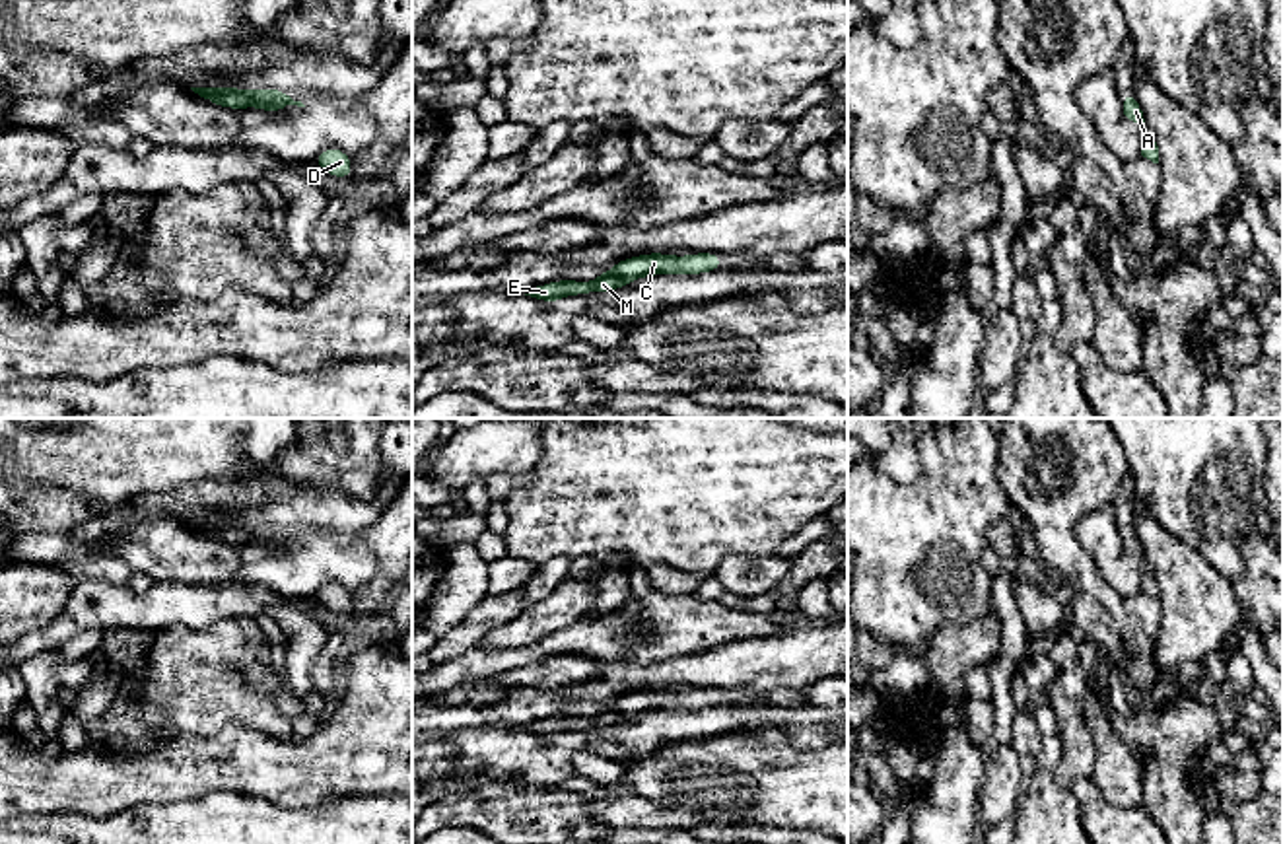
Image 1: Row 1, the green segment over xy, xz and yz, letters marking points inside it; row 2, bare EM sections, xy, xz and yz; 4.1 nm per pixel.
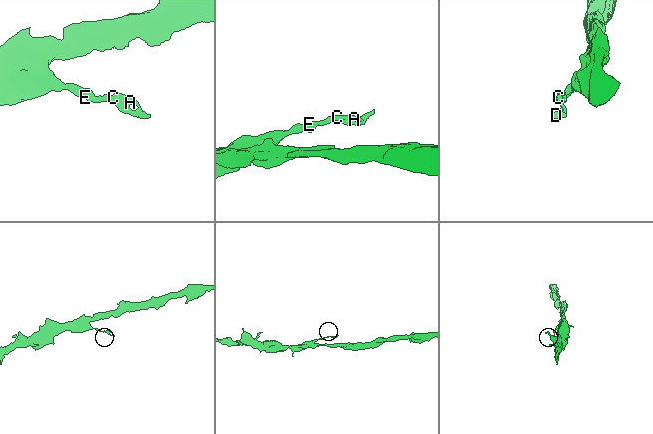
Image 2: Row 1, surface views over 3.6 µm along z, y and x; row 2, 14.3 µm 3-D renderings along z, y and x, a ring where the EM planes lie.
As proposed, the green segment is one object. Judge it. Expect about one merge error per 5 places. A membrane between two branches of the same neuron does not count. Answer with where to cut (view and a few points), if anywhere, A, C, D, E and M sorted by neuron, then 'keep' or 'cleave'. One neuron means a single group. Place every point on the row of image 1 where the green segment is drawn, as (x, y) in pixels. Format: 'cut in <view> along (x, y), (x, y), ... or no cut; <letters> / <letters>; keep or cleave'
no cut; A C D E M; keep

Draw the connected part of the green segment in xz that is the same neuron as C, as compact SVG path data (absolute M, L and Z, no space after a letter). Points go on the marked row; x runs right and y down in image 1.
M649 253L649 255L622 259L608 272L599 274L591 282L581 282L581 280L546 282L542 286L533 288L525 296L554 303L566 296L583 296L583 294L618 290L642 276L702 274L721 268L725 266L721 263L721 255L717 253L696 253L686 257Z

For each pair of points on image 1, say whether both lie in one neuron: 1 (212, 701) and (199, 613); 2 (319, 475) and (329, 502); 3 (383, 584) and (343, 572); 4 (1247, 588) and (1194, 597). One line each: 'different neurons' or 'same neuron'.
1: different neurons
2: different neurons
3: different neurons
4: different neurons

